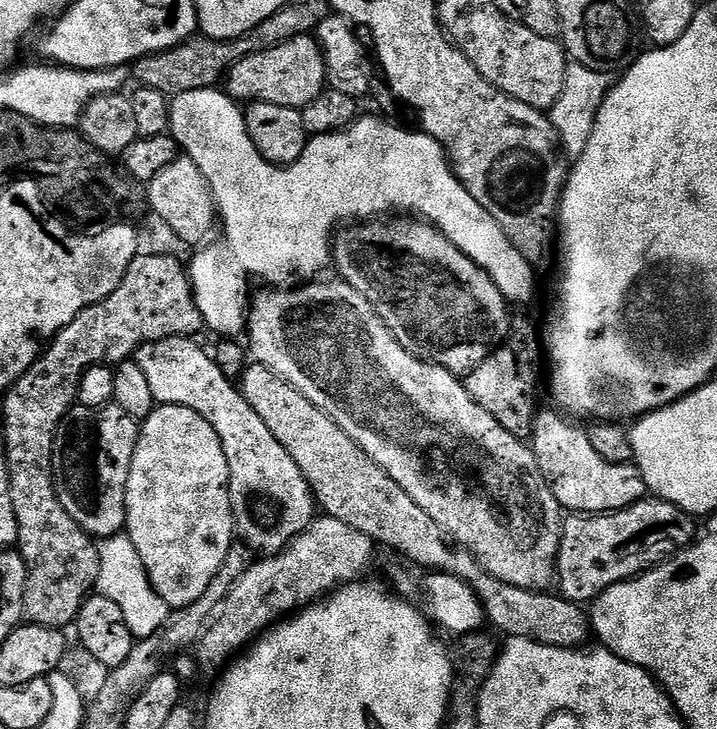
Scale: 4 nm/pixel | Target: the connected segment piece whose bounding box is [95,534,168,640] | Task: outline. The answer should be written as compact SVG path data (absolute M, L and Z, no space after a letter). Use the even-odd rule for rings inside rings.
M126 534L109 536L101 539L97 545L99 550L99 570L95 591L112 602L117 602L122 609L123 618L130 628L133 639L144 639L154 634L168 613L167 605L153 597L155 592L142 566L142 558L138 558L138 550L134 550L134 542Z

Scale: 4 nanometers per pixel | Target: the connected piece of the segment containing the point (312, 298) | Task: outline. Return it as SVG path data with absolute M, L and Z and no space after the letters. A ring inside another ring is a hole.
M339 278L324 279L304 282L287 290L264 290L268 292L251 301L246 321L246 337L248 336L246 348L251 359L257 364L266 366L274 375L282 377L287 384L294 386L294 390L310 398L310 402L314 402L318 410L330 414L330 418L338 422L338 426L342 426L342 430L346 430L346 434L350 434L350 438L354 438L354 442L362 446L362 450L366 450L366 454L370 454L370 458L374 458L374 462L378 462L378 466L382 466L382 470L386 470L386 474L390 474L390 478L394 478L394 482L398 482L398 486L402 486L402 490L406 490L406 494L410 494L410 498L418 502L418 506L422 506L422 510L426 510L426 514L430 514L430 518L434 518L434 522L438 522L438 526L442 526L442 530L446 530L448 536L466 550L470 550L472 557L487 572L494 574L494 578L531 592L547 589L548 583L556 580L562 509L554 498L550 486L544 481L544 475L541 474L536 461L536 453L525 441L514 438L510 430L502 430L502 426L498 426L493 416L486 414L486 410L482 410L482 406L478 406L474 398L470 398L470 394L464 388L463 379L457 373L440 368L437 364L427 364L425 360L419 360L414 354L407 352L398 342L398 338L394 338L392 331L384 325L384 319L372 311L370 302L366 302L366 298L362 298L362 294L354 290L354 286Z

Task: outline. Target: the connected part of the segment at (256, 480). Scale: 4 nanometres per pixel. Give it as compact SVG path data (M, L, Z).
M175 336L141 344L136 349L134 361L145 374L157 405L186 406L202 414L202 418L214 426L228 463L228 493L236 536L244 539L241 541L253 553L260 552L256 554L264 558L274 556L283 552L293 538L317 519L316 497L306 478L302 478L302 470L298 470L294 458L286 454L282 442L270 434L266 422L254 414L239 387L196 342L186 336Z

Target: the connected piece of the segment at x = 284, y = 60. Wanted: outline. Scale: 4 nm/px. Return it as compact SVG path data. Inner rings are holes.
M315 35L295 36L273 48L241 58L226 73L226 91L237 102L270 102L303 109L326 90L328 71L324 51Z

